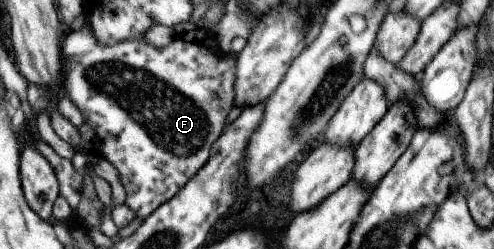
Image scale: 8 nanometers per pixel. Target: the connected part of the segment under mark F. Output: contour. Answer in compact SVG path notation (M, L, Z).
M85 20L83 29L80 31L71 30L65 37L62 44L62 56L64 58L64 86L63 91L83 113L84 119L98 134L98 153L105 160L113 164L119 172L119 179L126 190L126 203L145 220L150 217L161 205L170 201L186 184L198 176L202 168L210 161L214 144L222 136L227 124L227 116L231 114L233 106L236 106L236 80L238 79L238 54L225 52L219 47L217 36L209 28L197 26L193 31L186 35L177 35L173 40L162 49L153 48L141 39L127 38L125 42L115 46L103 45L95 36L90 23Z

